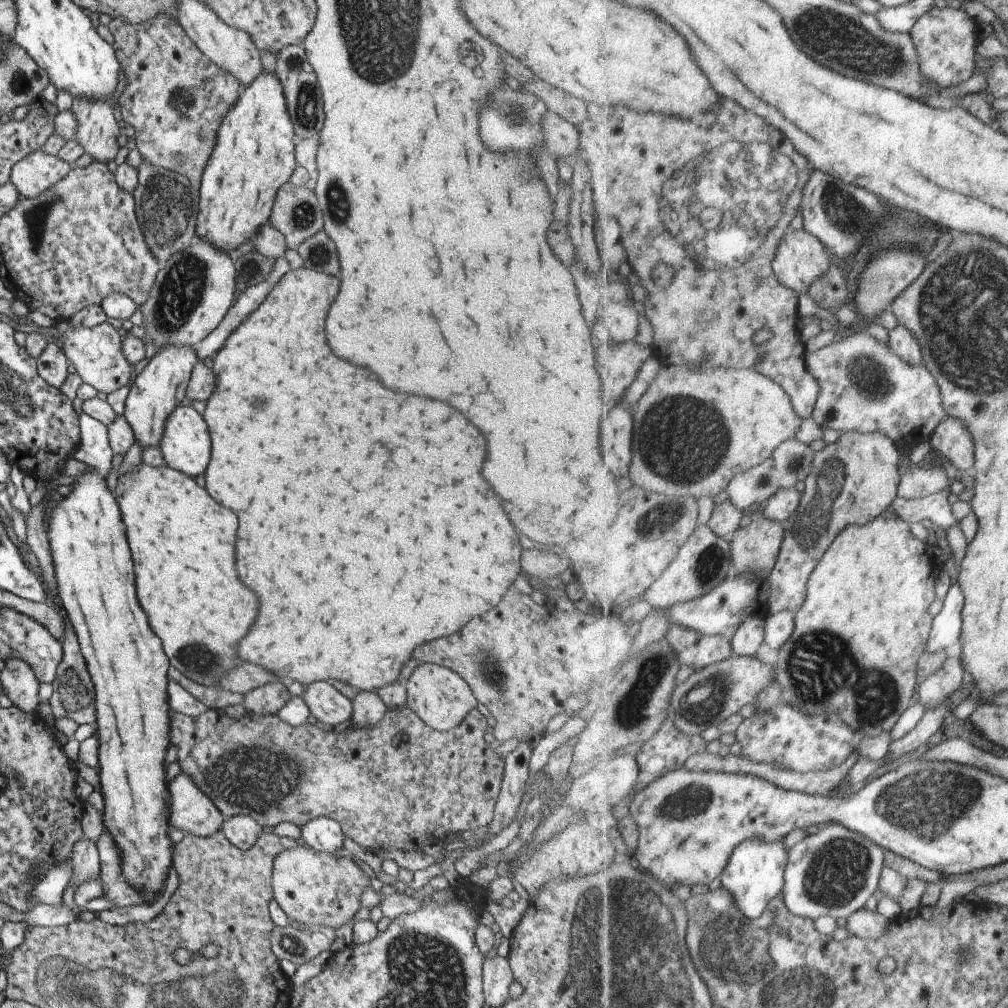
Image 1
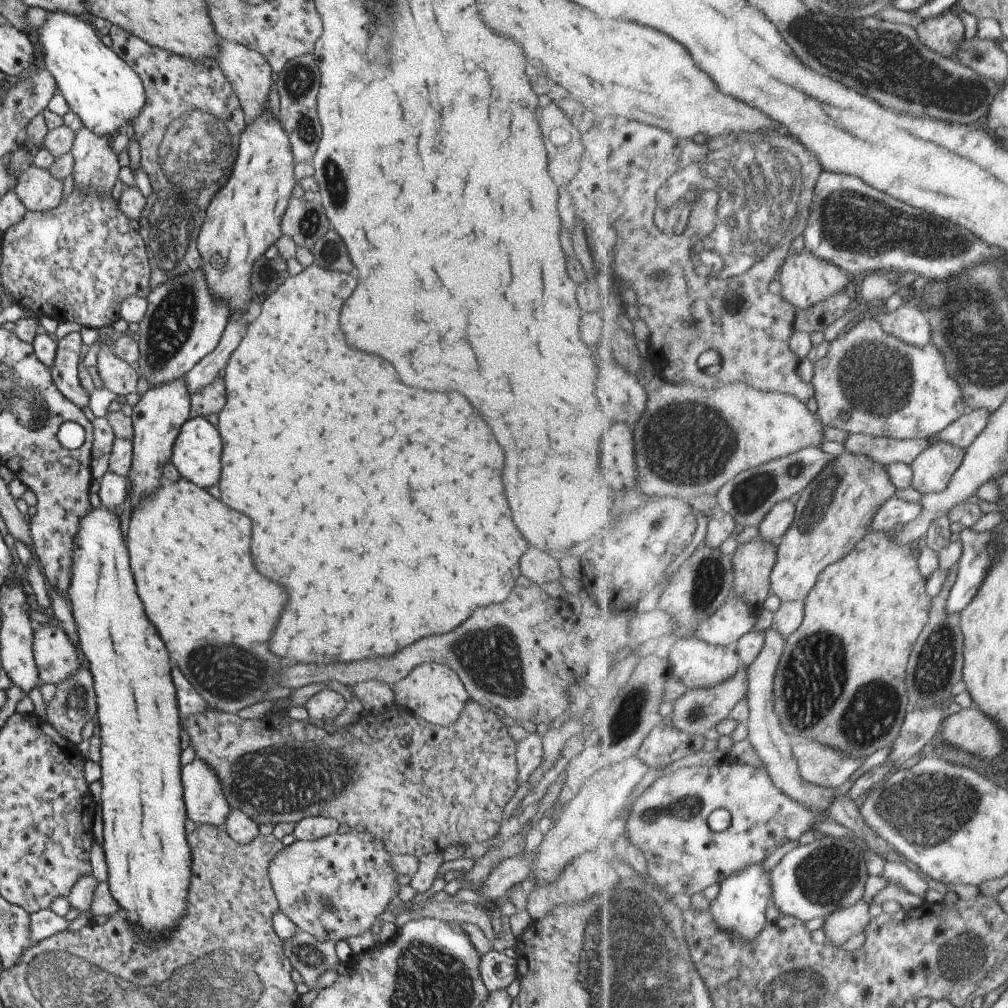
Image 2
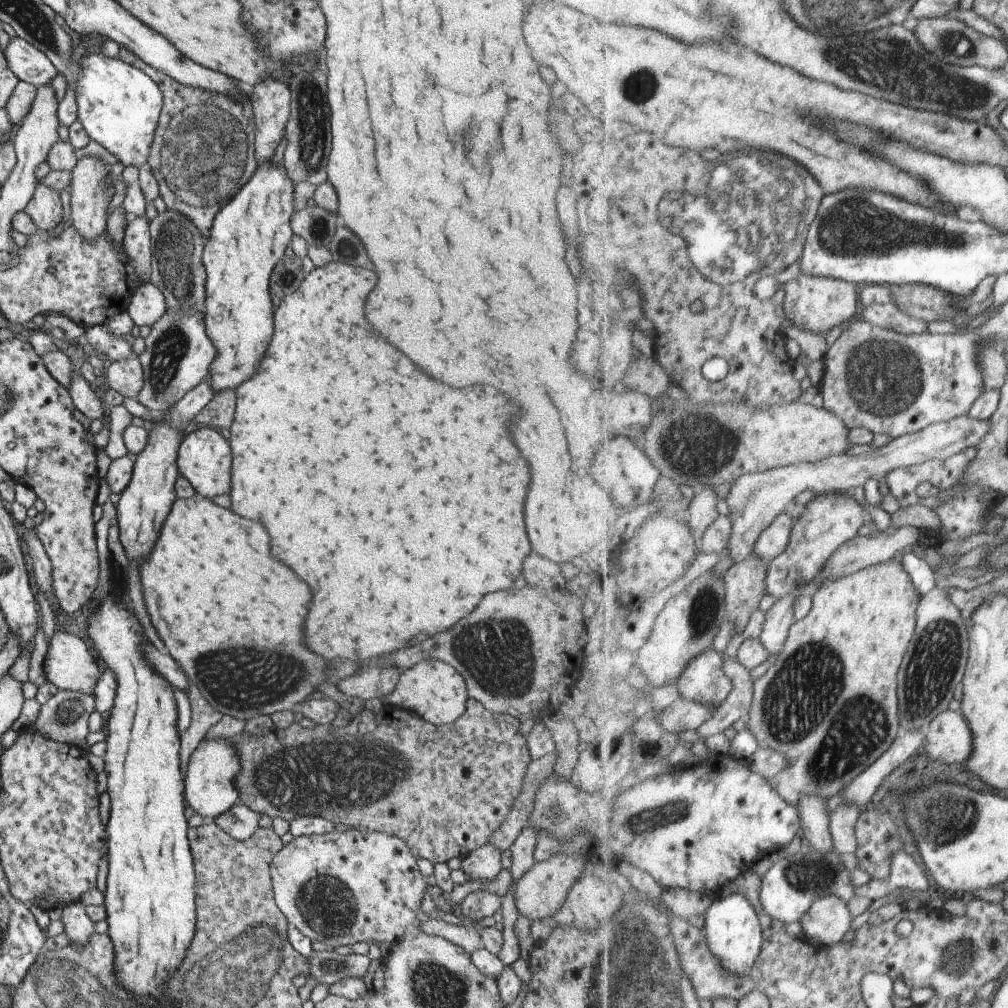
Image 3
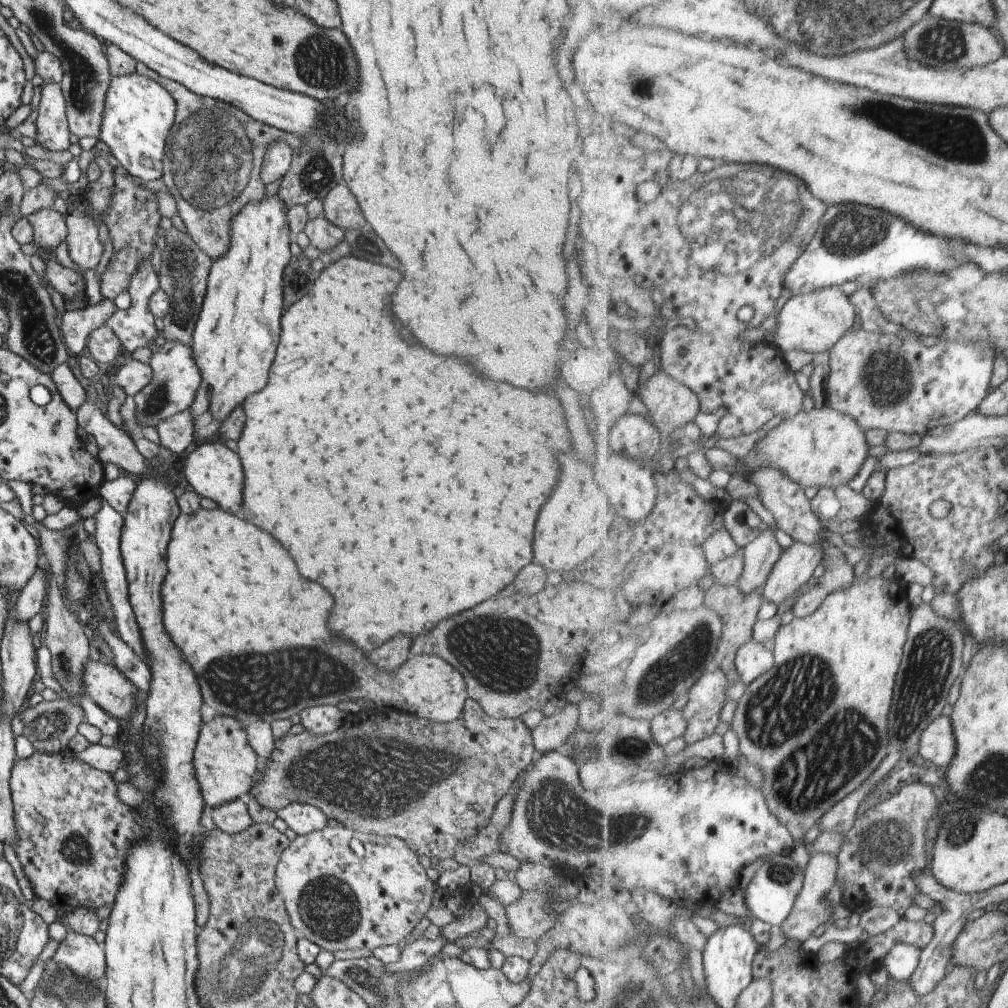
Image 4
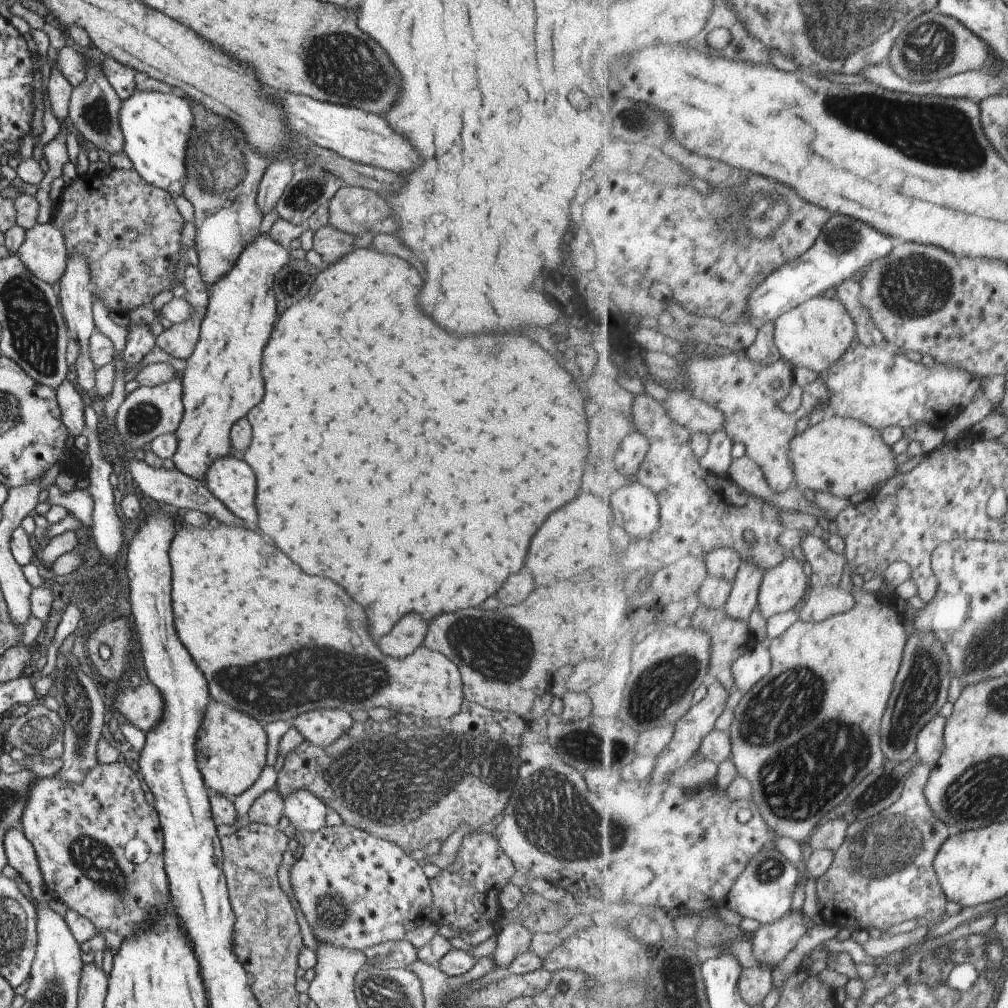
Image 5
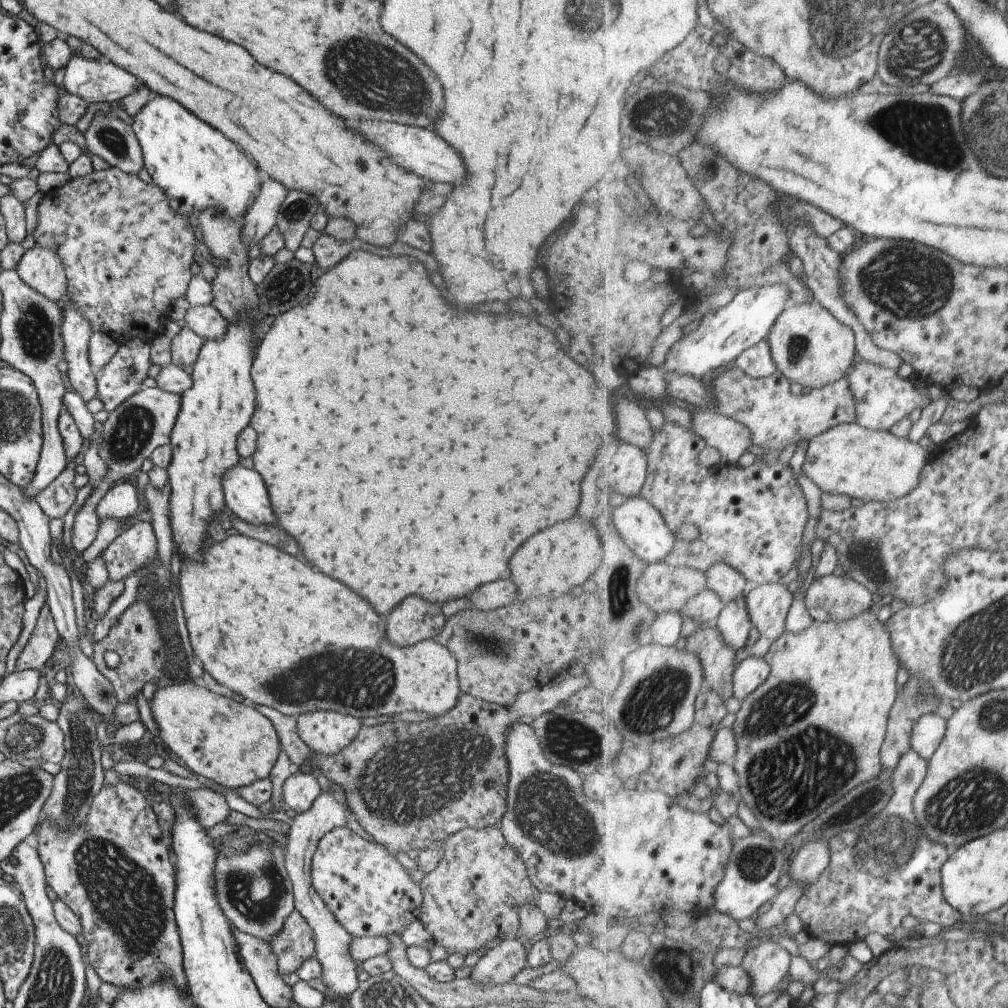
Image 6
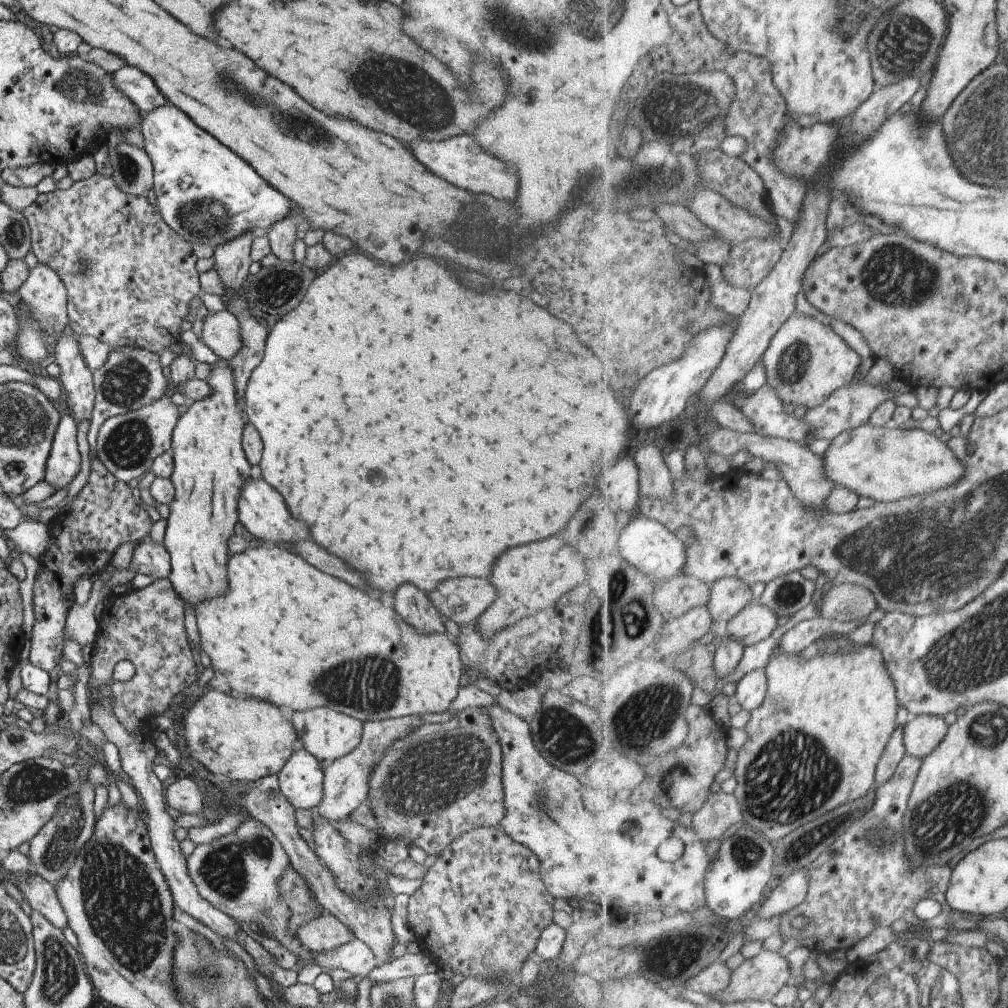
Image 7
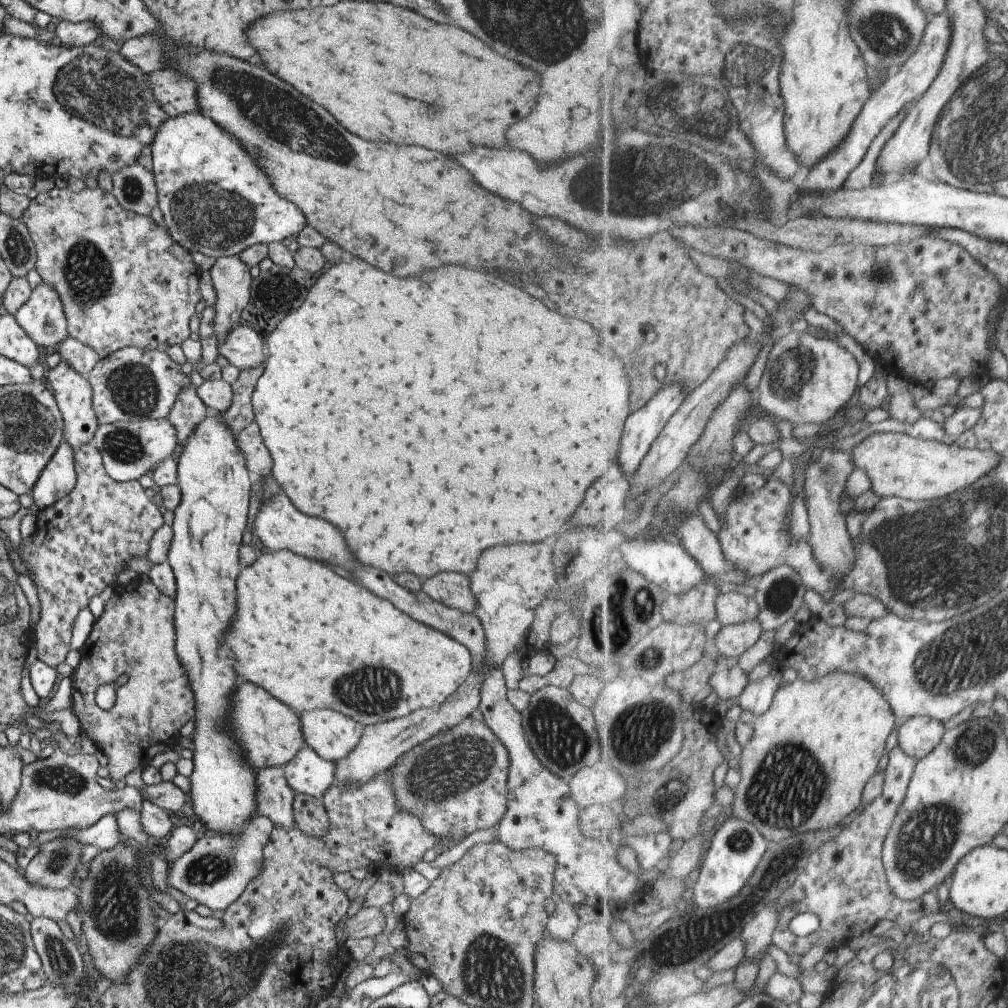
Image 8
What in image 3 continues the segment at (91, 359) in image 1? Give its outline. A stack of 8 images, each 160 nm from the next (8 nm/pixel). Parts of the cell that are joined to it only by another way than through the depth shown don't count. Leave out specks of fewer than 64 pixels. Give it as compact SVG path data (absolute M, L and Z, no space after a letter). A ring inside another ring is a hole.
M138 356L112 361L105 372L106 386L123 397L135 399L143 386L143 373Z

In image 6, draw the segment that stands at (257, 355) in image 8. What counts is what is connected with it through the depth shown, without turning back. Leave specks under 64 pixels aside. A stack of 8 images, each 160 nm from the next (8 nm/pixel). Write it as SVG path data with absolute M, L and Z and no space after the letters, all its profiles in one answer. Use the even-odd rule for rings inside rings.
M189 306L185 310L183 321L187 329L205 340L219 340L225 334L226 321L220 318L217 310L208 306Z

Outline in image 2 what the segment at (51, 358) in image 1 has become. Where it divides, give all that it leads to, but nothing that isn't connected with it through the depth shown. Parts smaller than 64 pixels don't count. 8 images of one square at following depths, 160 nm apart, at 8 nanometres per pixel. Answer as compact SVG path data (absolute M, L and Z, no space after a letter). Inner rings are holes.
M69 332L57 341L55 358L49 368L52 381L67 400L82 409L88 406L90 394L80 385L78 377L82 344L80 332Z

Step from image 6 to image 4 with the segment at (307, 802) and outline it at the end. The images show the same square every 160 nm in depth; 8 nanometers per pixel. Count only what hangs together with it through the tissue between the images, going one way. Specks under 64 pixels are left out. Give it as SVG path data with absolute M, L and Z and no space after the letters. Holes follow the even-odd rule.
M292 802L276 811L281 818L297 835L306 835L311 831L321 830L326 826L326 816L315 807L307 803Z

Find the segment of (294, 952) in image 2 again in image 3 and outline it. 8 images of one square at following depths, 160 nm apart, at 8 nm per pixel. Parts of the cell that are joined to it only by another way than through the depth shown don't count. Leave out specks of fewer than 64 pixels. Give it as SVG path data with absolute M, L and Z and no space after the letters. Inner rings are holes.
M331 948L325 951L311 951L308 960L308 972L319 984L331 983L346 979L362 979L369 966L369 958L365 955L339 955Z

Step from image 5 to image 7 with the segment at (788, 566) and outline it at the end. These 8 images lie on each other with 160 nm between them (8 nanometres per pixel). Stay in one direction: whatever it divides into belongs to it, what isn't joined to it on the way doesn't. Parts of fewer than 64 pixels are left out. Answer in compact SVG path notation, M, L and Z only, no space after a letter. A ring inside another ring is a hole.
M751 602L728 623L726 635L743 642L745 647L753 646L773 636L779 617L763 602Z

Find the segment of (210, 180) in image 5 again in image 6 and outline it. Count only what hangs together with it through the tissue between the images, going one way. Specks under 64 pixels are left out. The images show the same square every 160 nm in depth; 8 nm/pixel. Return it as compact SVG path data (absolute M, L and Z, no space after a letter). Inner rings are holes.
M215 208L201 210L198 214L201 238L209 252L209 257L226 261L226 265L215 267L217 268L215 277L209 282L211 296L213 296L213 300L209 302L209 305L214 310L217 310L220 318L223 318L229 324L235 324L237 316L241 316L241 312L243 314L255 312L255 300L258 300L254 286L247 276L249 262L247 252L249 246L241 240L243 216L239 216L239 218L226 218L223 212L215 213Z

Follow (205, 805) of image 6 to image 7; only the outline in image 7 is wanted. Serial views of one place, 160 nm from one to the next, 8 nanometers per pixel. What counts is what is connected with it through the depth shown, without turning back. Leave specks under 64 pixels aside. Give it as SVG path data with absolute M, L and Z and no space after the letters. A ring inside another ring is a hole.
M183 776L169 784L164 794L167 807L189 815L195 815L205 807L205 796L201 794L193 779Z

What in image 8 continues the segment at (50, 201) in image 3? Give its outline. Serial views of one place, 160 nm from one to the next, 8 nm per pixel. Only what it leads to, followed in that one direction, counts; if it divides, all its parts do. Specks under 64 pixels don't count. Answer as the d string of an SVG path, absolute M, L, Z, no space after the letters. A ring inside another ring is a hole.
M42 281L31 290L29 299L25 300L25 302L17 308L17 311L13 314L13 319L19 324L19 328L33 340L33 343L38 348L46 348L50 352L64 339L68 338L62 308L63 306L61 305L61 300L59 300L59 294L53 290L53 286L49 286L49 284L45 284L45 282Z

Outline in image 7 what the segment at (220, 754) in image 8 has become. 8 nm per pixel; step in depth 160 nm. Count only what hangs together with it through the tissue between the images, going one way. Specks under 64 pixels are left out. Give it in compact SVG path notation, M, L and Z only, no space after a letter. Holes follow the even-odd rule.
M218 358L208 380L211 394L190 402L180 412L171 432L170 454L173 471L169 480L174 496L169 506L163 548L170 564L168 580L173 592L195 608L197 602L225 594L227 584L227 540L237 522L237 498L241 484L250 478L241 446L245 420L233 386L231 367Z

